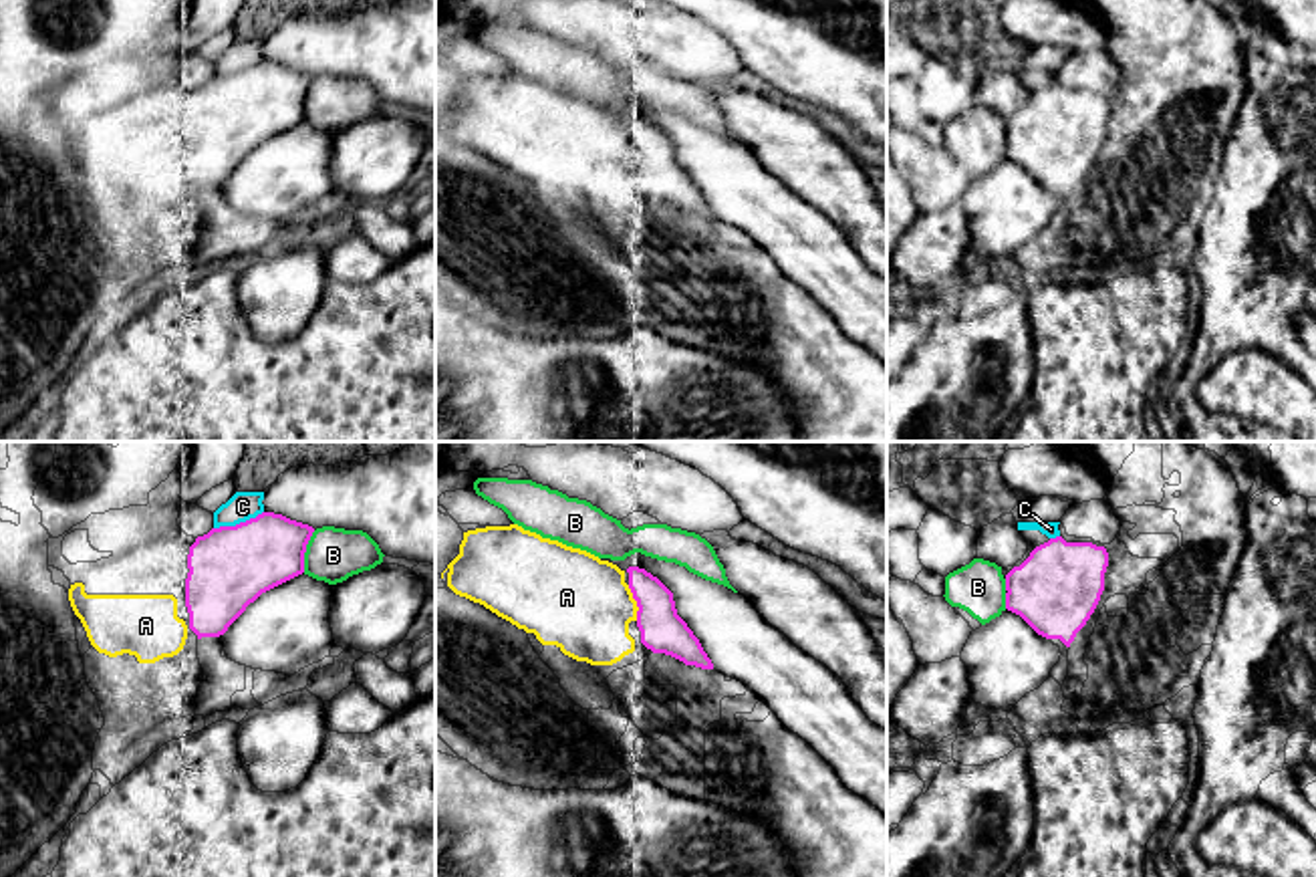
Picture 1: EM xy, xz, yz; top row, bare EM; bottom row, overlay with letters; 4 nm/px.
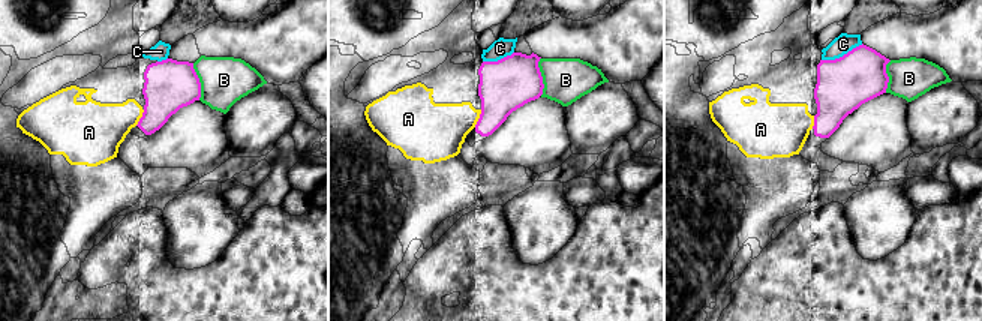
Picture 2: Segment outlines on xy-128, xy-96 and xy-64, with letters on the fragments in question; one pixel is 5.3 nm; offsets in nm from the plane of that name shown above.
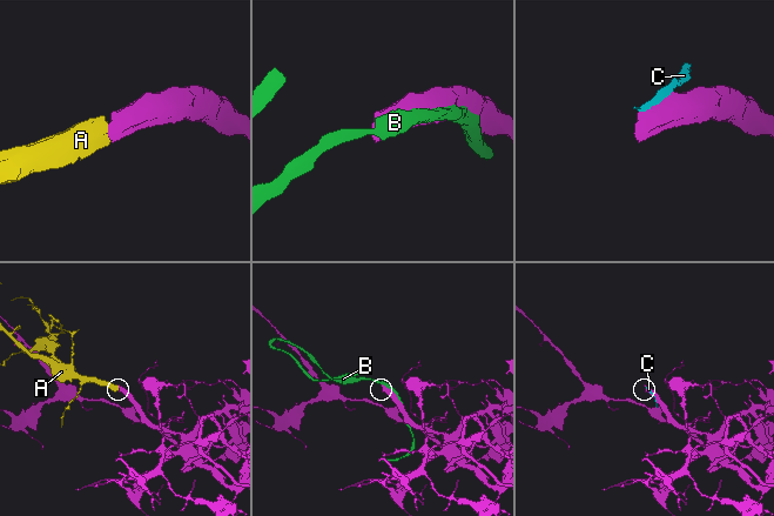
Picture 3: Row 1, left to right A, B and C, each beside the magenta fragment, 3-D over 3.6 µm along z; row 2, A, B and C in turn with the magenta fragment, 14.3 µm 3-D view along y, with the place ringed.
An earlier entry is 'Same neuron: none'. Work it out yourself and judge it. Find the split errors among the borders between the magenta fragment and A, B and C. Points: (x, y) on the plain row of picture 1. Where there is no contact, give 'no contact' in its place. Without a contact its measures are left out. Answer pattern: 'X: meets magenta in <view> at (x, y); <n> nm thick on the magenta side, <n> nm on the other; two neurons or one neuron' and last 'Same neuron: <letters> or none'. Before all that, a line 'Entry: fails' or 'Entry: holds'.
Entry: fails
A: meets magenta in xz at (637, 152); 180 nm thick on the magenta side, 380 nm on the other; one neuron
B: meets magenta in xy at (305, 99); 300 nm thick on the magenta side, 220 nm on the other; two neurons
C: meets magenta in xy at (240, 71); 320 nm thick on the magenta side, 120 nm on the other; two neurons
Same neuron: A

